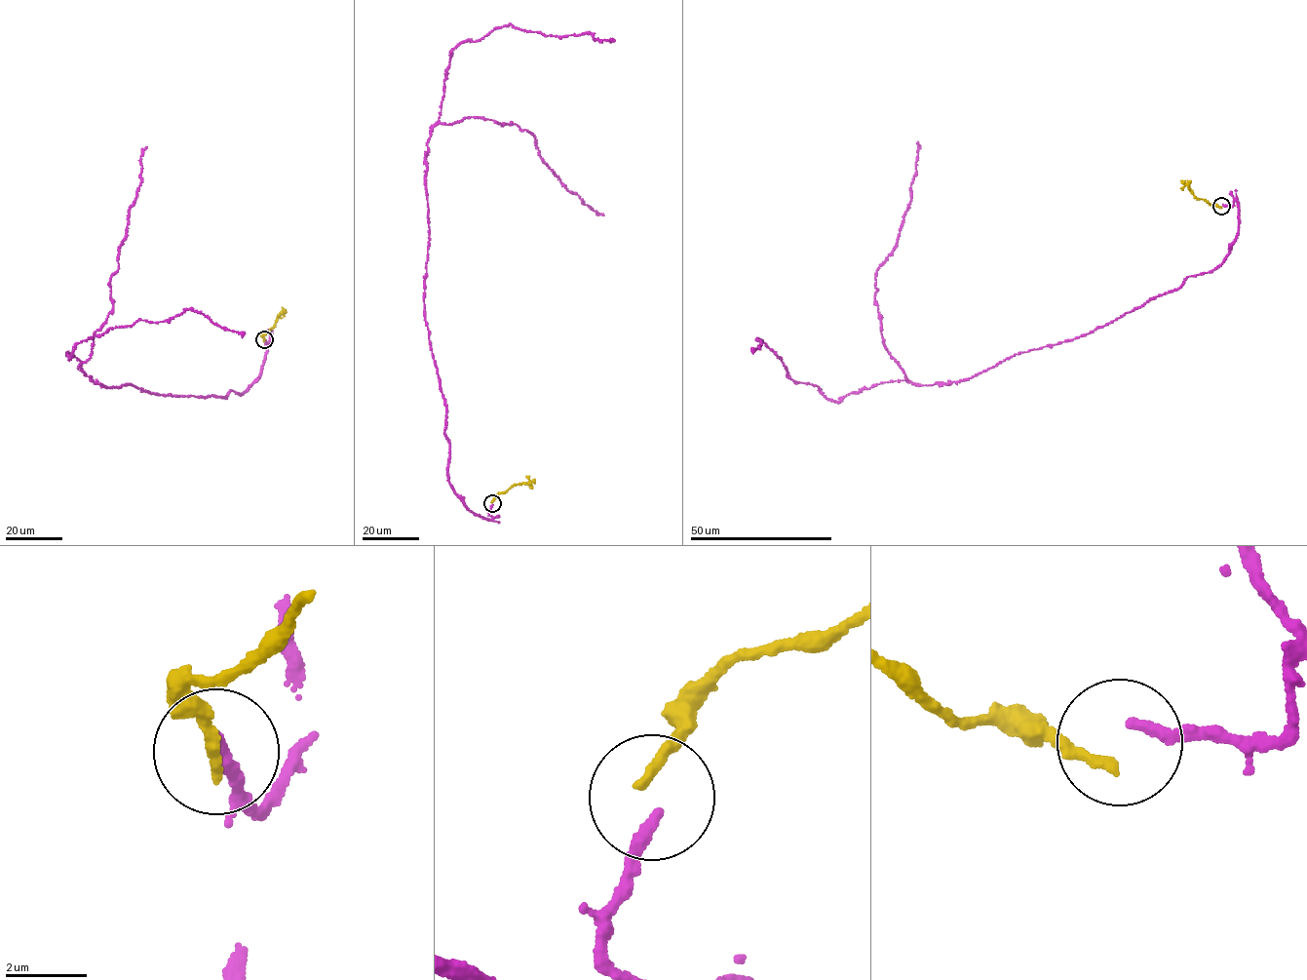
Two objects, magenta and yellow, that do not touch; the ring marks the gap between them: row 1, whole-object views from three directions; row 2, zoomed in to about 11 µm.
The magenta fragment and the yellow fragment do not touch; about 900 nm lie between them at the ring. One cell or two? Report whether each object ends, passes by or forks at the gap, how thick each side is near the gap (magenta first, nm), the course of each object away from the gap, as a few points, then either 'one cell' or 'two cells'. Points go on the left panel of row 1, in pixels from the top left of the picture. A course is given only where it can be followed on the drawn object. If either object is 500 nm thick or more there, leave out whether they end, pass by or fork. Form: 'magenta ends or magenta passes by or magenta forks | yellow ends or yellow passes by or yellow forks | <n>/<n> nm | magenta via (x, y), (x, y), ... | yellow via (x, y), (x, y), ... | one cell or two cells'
magenta ends | yellow ends | 280/280 nm | magenta via (264, 338), (260, 374), (226, 397), (109, 387), (66, 353), (114, 327), (192, 308), (243, 337) | yellow via (264, 340), (262, 335), (274, 328), (281, 313), (277, 315) | one cell

